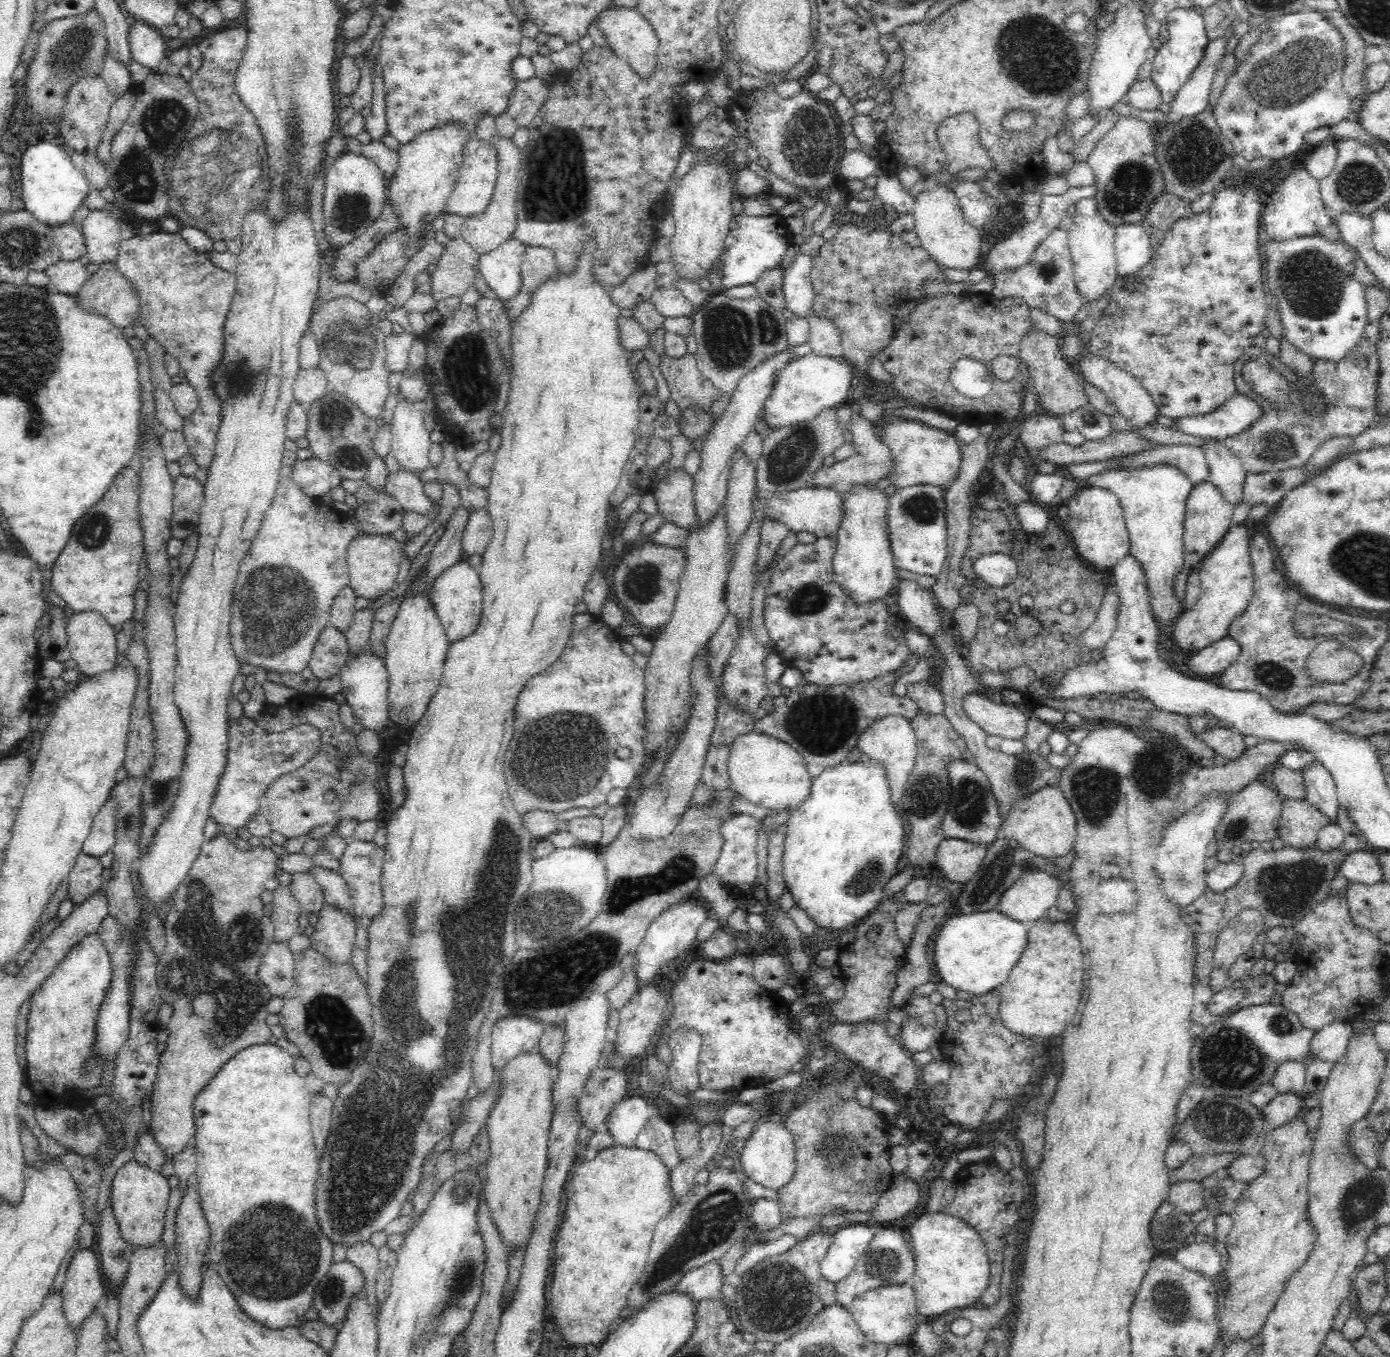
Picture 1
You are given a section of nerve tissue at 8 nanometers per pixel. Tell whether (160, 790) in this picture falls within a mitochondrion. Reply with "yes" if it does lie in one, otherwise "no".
yes

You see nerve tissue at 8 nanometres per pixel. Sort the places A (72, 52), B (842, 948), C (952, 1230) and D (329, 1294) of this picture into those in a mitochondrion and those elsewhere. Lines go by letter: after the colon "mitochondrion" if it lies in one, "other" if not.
A: mitochondrion
B: other
C: other
D: mitochondrion

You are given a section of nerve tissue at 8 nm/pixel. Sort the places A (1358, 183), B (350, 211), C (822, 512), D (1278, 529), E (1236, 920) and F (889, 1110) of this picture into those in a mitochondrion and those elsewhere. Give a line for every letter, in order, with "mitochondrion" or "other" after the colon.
A: mitochondrion
B: mitochondrion
C: other
D: other
E: other
F: other

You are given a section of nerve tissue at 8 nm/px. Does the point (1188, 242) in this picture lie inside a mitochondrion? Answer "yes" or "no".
no

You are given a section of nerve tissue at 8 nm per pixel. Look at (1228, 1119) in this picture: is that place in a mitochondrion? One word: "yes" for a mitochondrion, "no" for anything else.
yes

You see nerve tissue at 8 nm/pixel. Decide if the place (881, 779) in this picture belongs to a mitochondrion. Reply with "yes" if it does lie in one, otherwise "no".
no

